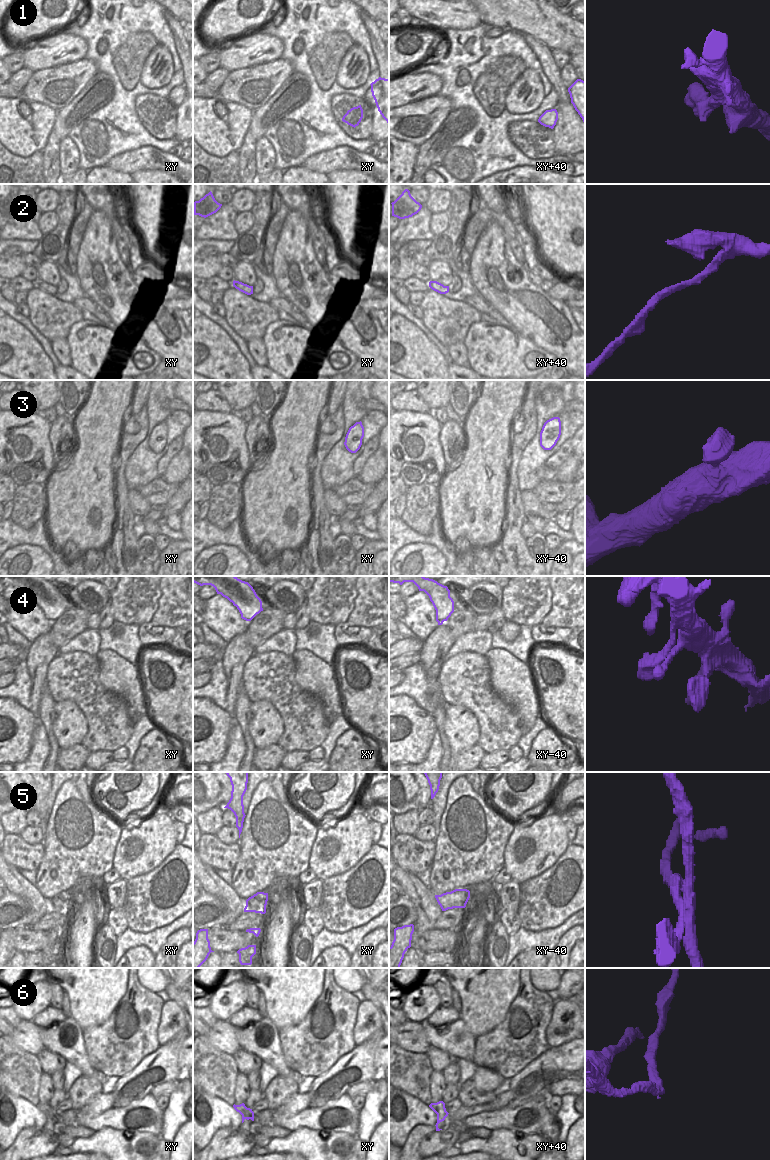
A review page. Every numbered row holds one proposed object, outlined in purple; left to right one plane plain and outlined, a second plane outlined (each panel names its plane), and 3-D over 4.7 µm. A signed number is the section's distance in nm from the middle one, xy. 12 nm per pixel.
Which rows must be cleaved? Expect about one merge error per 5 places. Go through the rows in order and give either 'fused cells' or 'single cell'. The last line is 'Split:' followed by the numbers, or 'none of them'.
1: single cell
2: single cell
3: single cell
4: single cell
5: fused cells
6: fused cells
Split: 5, 6

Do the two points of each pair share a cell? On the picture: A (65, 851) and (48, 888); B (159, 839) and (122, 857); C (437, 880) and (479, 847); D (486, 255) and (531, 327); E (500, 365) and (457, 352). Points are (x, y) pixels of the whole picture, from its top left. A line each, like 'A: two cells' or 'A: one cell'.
A: one cell
B: one cell
C: one cell
D: one cell
E: two cells

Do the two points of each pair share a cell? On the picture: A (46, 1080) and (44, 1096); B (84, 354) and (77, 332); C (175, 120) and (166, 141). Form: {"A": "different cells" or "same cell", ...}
{"A": "same cell", "B": "same cell", "C": "same cell"}

